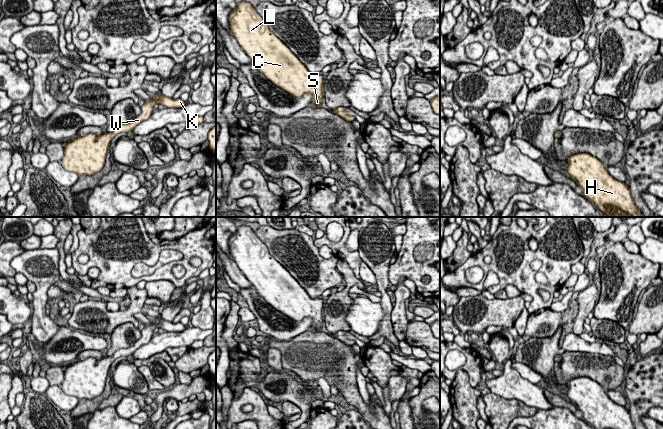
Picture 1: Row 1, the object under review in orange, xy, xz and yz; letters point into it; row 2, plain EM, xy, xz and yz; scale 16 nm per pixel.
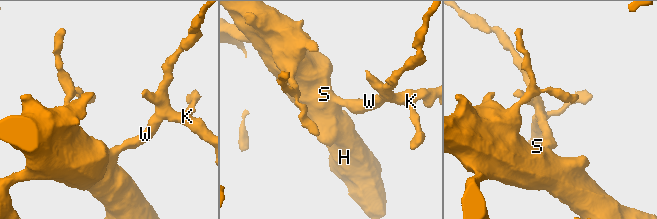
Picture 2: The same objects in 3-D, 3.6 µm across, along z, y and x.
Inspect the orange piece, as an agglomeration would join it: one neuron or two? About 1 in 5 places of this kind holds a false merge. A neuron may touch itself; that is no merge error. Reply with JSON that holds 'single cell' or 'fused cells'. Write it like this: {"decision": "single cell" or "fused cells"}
{"decision": "single cell"}

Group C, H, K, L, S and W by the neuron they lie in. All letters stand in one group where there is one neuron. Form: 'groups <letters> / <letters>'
groups C H K L S W

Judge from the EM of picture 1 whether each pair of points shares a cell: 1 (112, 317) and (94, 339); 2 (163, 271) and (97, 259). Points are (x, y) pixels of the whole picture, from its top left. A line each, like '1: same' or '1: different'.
1: different
2: same

